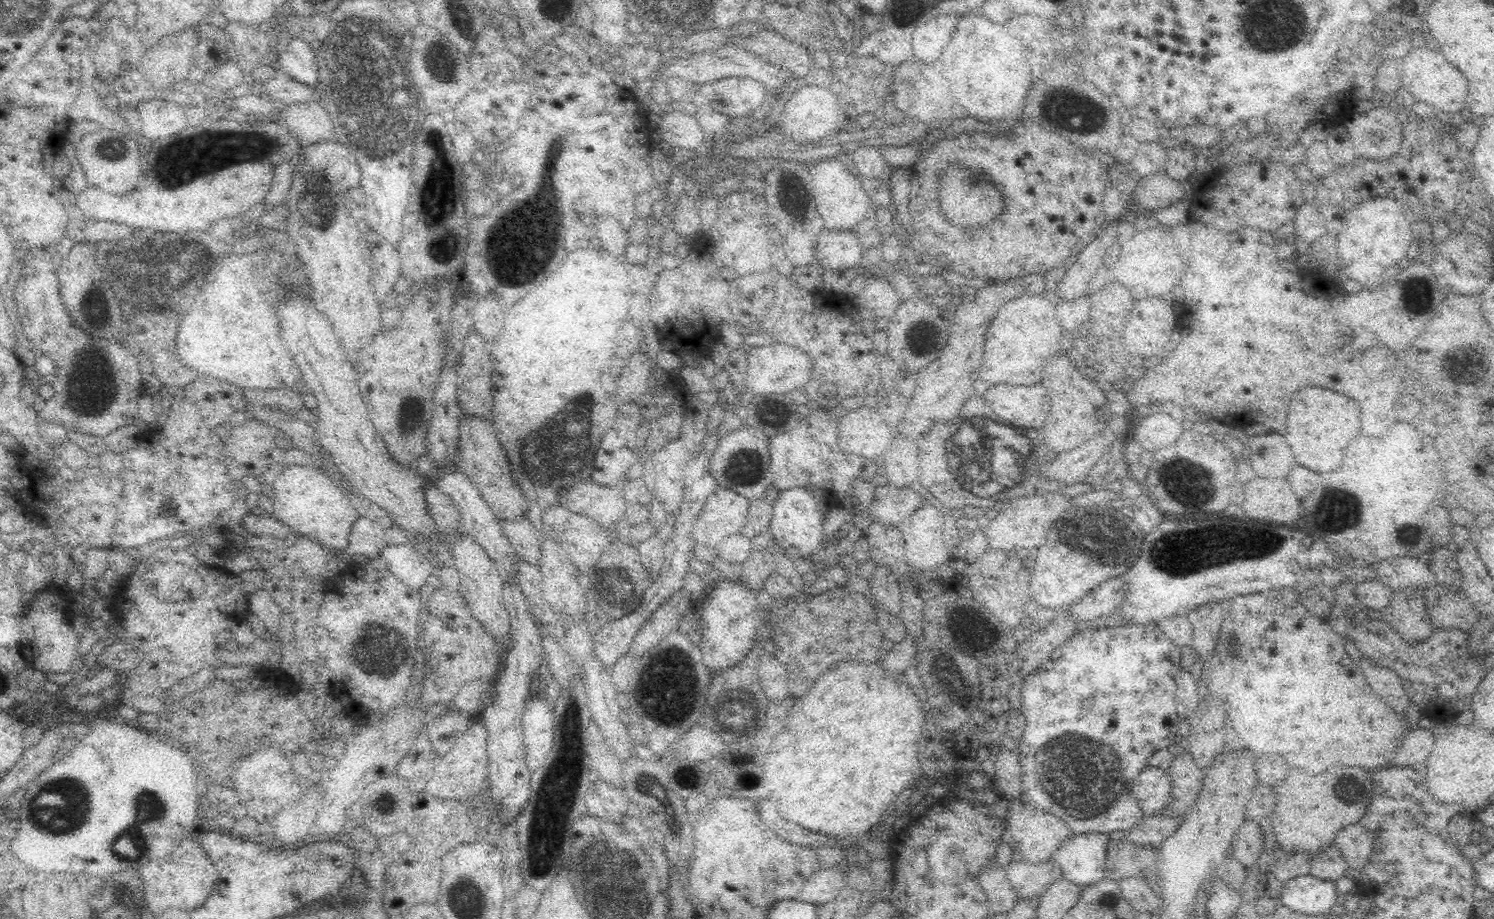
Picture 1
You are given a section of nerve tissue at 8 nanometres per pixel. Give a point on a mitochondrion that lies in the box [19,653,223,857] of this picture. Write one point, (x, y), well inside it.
(67, 804)

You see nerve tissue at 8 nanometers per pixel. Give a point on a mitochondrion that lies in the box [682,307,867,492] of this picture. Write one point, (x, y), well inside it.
(745, 467)

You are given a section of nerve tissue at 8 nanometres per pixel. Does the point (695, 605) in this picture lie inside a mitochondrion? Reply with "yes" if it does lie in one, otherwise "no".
no

